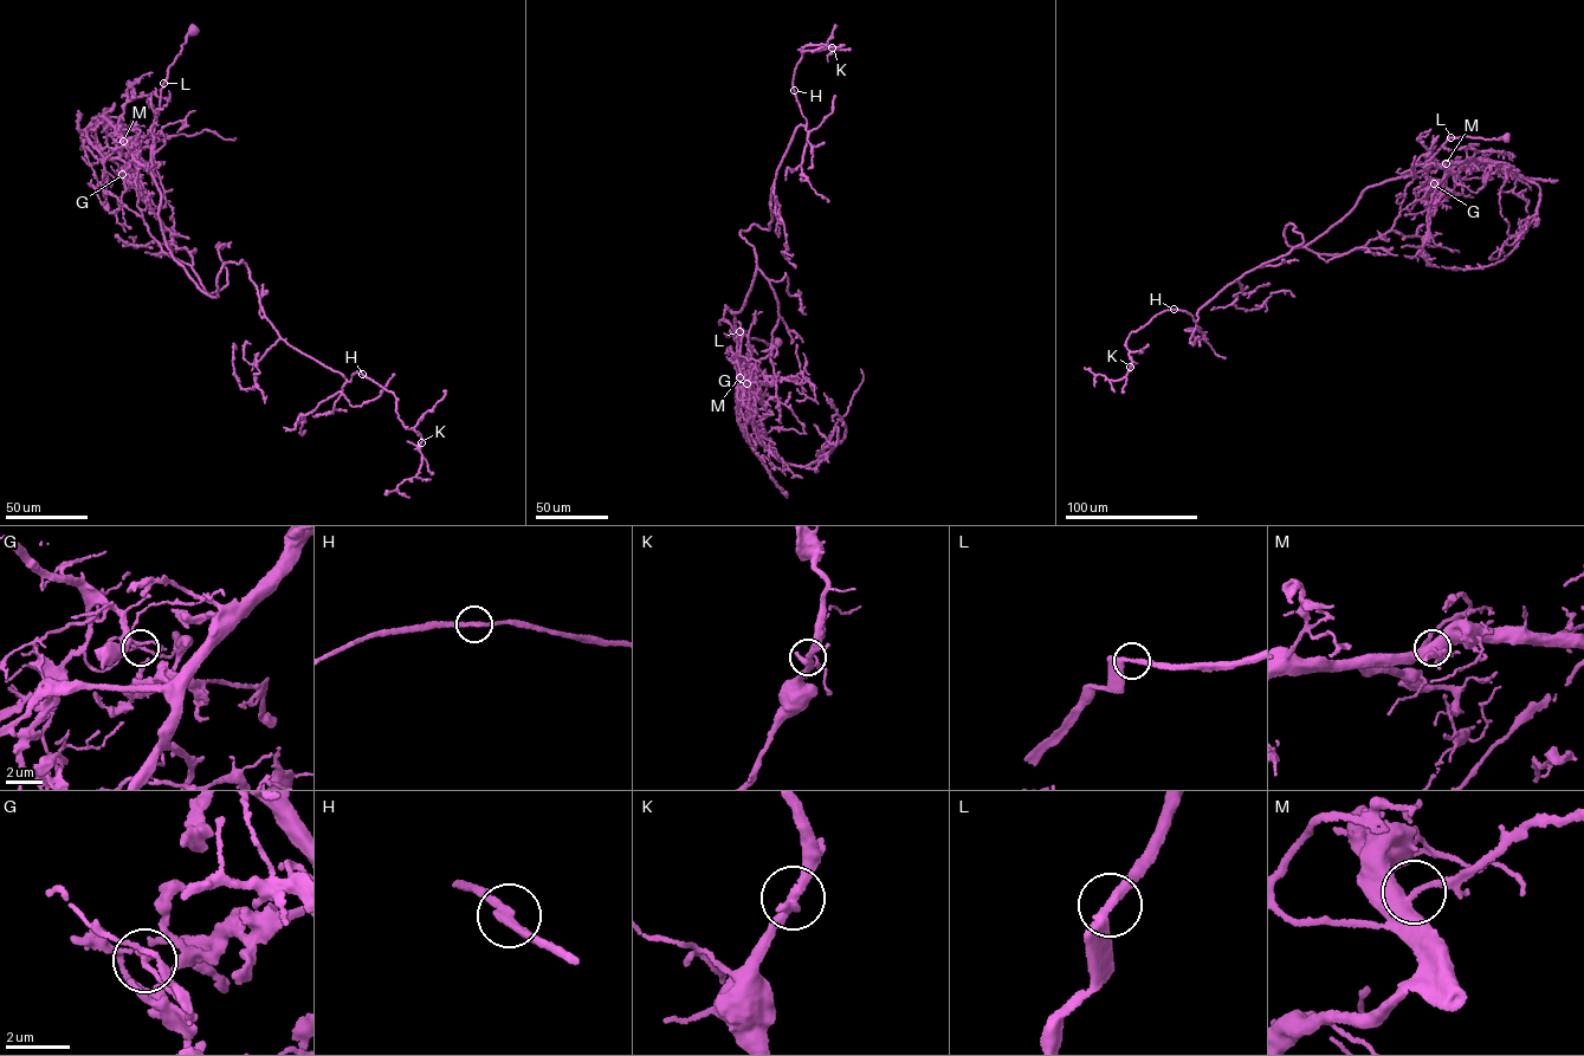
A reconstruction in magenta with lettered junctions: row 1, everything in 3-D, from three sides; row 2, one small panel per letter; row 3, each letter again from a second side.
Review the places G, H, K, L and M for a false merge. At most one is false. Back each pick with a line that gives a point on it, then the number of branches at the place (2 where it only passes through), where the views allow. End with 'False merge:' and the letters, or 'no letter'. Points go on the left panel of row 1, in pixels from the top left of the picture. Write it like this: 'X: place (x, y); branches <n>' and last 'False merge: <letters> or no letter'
G: place (122, 174); branches 2
False merge: G

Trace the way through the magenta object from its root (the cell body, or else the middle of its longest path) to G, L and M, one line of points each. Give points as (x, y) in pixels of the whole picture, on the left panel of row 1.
G: (195, 30), (187, 34), (161, 89), (152, 166), (134, 160), (122, 174)
L: (195, 30), (187, 34), (163, 83)
M: (195, 30), (187, 34), (161, 89), (150, 148), (152, 166), (138, 163), (123, 141)

